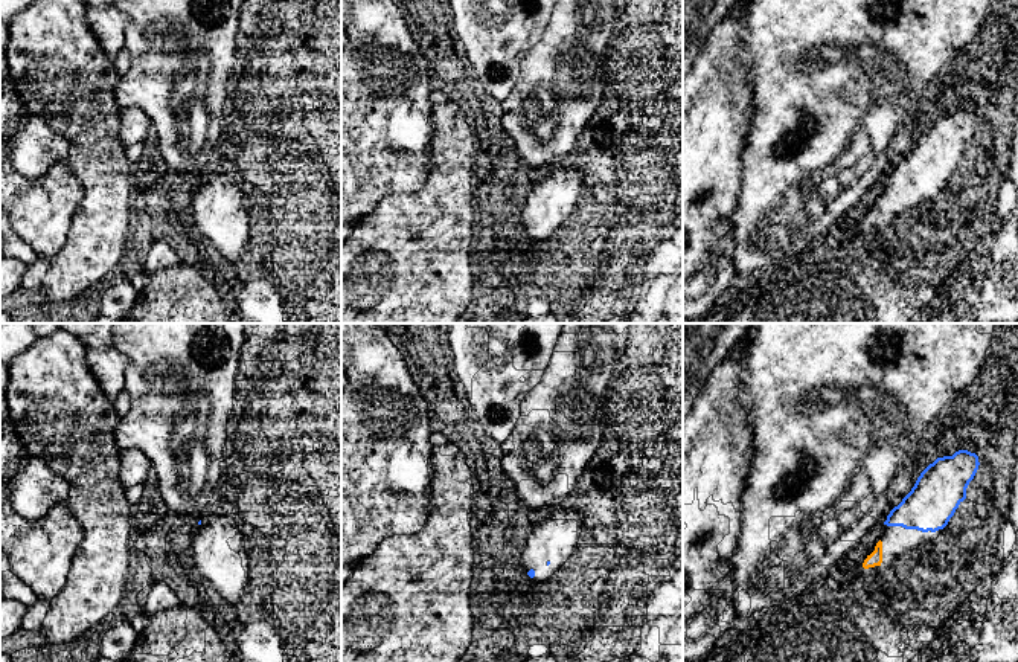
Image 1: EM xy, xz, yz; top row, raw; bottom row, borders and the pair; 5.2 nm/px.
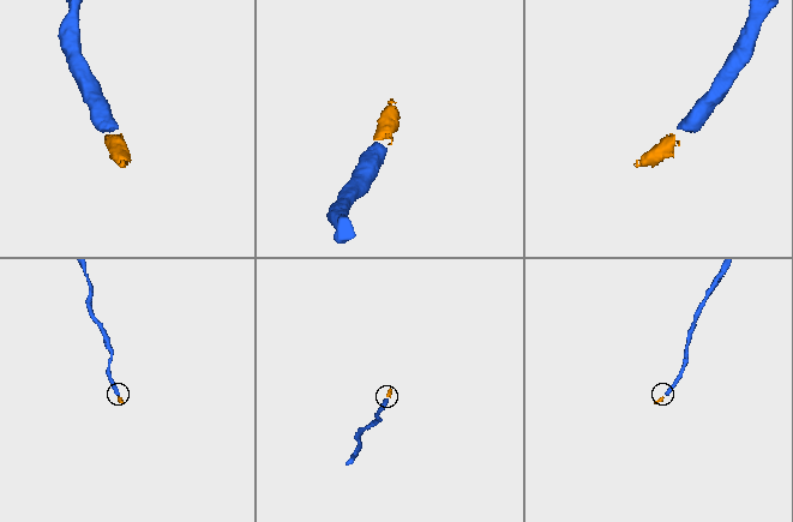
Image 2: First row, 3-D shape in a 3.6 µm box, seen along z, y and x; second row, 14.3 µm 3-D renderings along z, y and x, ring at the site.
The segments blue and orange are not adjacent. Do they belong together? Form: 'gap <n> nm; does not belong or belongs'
gap 90 nm; belongs

